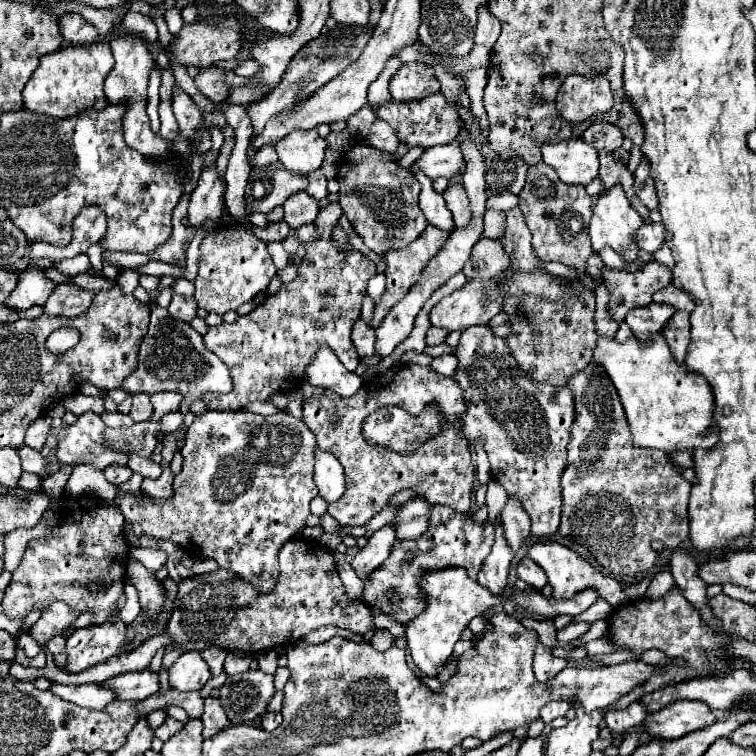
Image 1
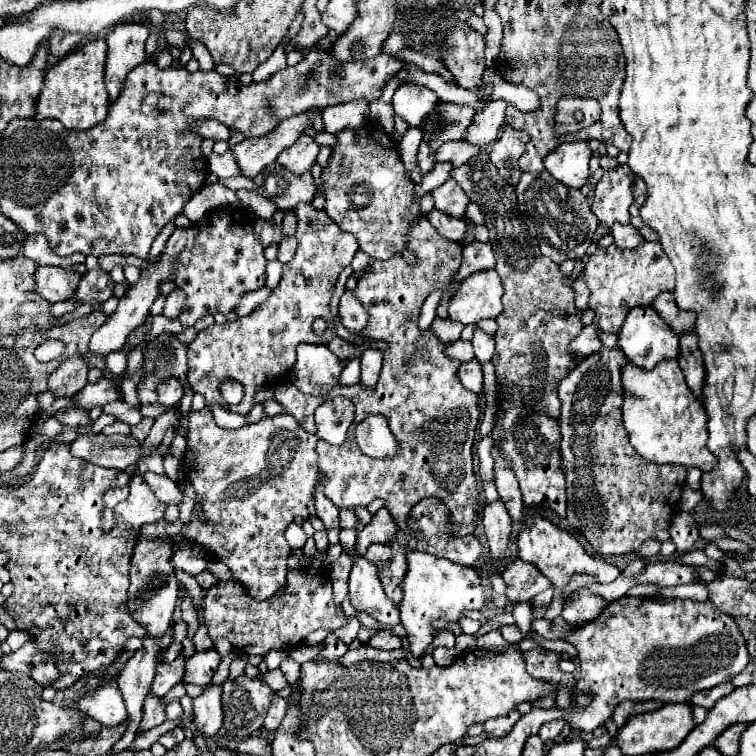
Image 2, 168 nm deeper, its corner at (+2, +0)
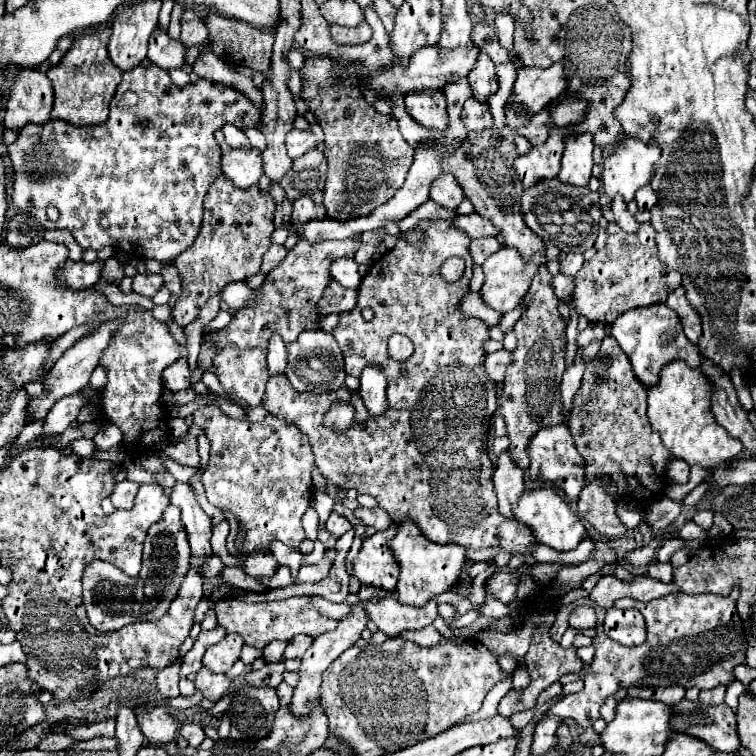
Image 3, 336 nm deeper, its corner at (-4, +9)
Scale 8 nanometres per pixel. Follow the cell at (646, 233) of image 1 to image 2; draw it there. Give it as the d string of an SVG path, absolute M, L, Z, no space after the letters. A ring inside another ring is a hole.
M614 223L612 235L614 235L614 243L618 247L622 247L622 249L634 249L634 247L638 247L644 241L644 237L640 235L640 231L634 225Z

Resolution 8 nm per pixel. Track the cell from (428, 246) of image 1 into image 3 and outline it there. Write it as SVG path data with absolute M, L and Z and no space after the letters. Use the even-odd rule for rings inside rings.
M428 220L418 224L418 228L426 234L424 244L412 246L406 240L398 240L398 244L390 252L380 256L358 286L354 310L340 314L338 326L332 332L344 352L344 368L348 374L354 374L358 378L366 366L384 368L388 380L388 412L374 420L366 418L364 422L354 422L344 432L326 428L324 414L336 402L348 402L356 408L356 414L366 414L360 394L352 394L346 386L322 394L300 394L290 386L286 376L274 376L268 380L262 406L286 424L294 424L310 438L316 466L330 484L336 484L342 490L356 488L360 494L374 496L378 506L384 508L394 522L412 518L422 534L438 544L454 542L472 550L498 546L514 556L526 556L532 552L532 546L538 544L538 540L518 520L500 516L496 490L492 488L494 462L488 456L486 444L490 422L496 412L496 382L488 380L488 374L484 372L484 342L490 338L488 326L482 320L470 318L460 310L462 298L470 292L470 278L474 268L468 252L470 236L464 236L464 232L452 228L452 222L448 220ZM450 256L460 256L466 260L466 272L454 284L446 282L438 272L444 260ZM366 306L370 306L374 312L372 322L366 322L360 314L360 310ZM394 332L400 332L414 342L414 354L406 362L396 362L388 356L388 338ZM402 370L408 370L408 374L404 376Z

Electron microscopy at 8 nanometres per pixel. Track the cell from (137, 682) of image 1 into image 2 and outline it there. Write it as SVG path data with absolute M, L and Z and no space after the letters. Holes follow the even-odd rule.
M176 659L172 663L158 663L150 693L154 693L156 697L164 697L176 683L182 681L182 673L184 673L184 659Z

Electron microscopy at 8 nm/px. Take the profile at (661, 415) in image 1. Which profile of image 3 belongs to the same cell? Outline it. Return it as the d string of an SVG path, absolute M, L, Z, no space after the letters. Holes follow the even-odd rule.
M682 360L666 364L660 372L658 386L648 388L648 418L652 428L660 434L662 444L690 466L698 464L702 468L716 468L728 460L734 460L742 452L740 440L728 436L710 410L712 382L702 374L702 370L692 370Z

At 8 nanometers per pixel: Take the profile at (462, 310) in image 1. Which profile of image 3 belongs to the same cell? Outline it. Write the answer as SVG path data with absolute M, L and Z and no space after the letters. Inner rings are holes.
M500 248L496 254L488 256L488 260L482 266L484 274L486 274L486 282L482 286L482 296L484 296L486 306L490 306L498 312L514 310L526 296L532 278L544 264L548 264L548 258L544 254L540 254L538 260L524 260L520 254L516 254L516 248Z

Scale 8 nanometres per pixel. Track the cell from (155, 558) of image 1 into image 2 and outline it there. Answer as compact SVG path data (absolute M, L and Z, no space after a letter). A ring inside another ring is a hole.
M188 545L186 549L176 551L170 561L172 561L174 567L184 569L184 571L190 573L190 575L198 575L198 573L204 571L206 561L208 561L208 555L206 555L206 551L202 551L200 547L196 549L194 545Z

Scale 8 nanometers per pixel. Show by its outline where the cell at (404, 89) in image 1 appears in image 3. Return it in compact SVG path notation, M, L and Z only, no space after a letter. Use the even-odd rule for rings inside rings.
M424 90L424 92L408 92L406 94L408 114L422 126L444 132L448 128L446 100L440 90Z

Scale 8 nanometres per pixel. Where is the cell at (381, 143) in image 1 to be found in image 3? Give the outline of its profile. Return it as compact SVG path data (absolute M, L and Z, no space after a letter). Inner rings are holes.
M472 212L468 216L456 216L452 220L452 224L466 232L470 238L482 238L482 236L498 236L498 230L492 226L492 222L488 222L486 218L482 218L480 214Z

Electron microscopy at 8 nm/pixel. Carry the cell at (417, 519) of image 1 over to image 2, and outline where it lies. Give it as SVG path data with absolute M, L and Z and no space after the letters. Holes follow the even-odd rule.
M382 507L374 517L372 517L372 523L368 527L364 527L360 533L358 533L358 553L364 555L366 549L372 545L372 543L390 543L396 533L398 533L398 523L394 521L394 517L390 515L390 511L386 507Z

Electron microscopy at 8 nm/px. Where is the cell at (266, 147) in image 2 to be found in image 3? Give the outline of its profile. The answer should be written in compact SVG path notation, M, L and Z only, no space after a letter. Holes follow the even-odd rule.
M230 150L228 154L222 156L220 168L222 168L222 174L228 180L232 180L236 188L242 188L242 190L256 184L264 174L262 156L258 150L250 150L250 152Z

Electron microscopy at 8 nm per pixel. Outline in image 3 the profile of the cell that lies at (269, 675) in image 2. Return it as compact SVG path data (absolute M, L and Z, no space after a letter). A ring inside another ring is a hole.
M276 662L276 664L266 664L260 670L248 670L244 674L244 682L252 684L252 686L266 686L266 688L276 688L282 682L282 672L284 672L284 664Z

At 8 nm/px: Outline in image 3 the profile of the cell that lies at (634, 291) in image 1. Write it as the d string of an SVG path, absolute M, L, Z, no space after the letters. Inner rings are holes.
M612 222L608 224L606 232L606 246L598 250L592 260L584 262L580 272L574 276L572 302L576 312L586 316L588 322L612 324L626 310L662 304L668 294L682 284L682 276L658 260L658 248L654 240L656 232L650 224L640 224L636 234L626 234Z

